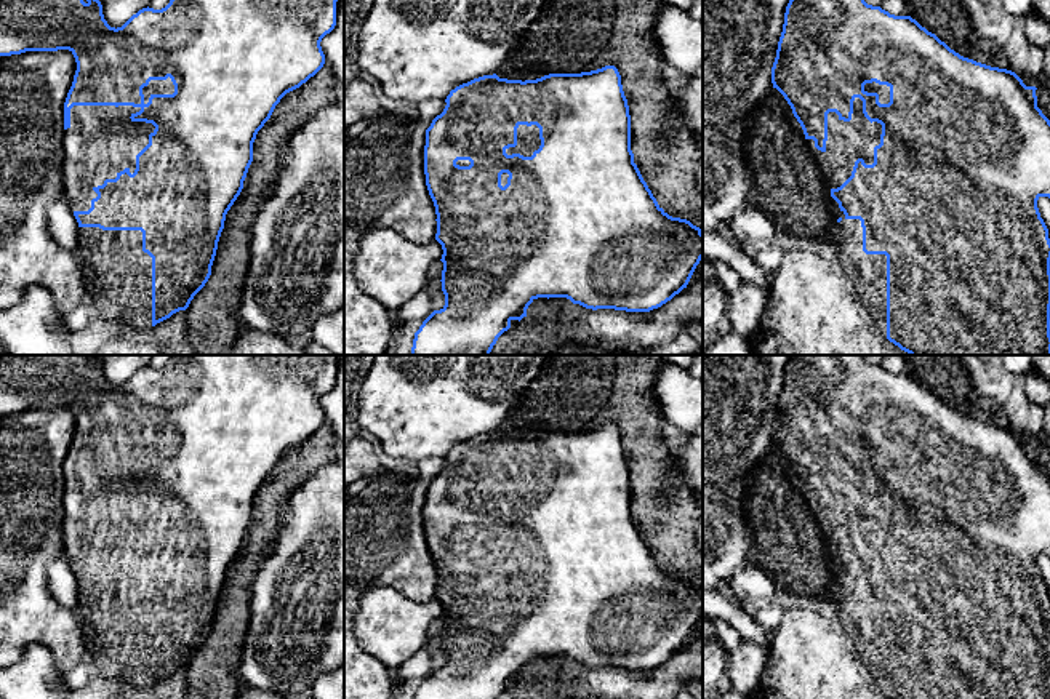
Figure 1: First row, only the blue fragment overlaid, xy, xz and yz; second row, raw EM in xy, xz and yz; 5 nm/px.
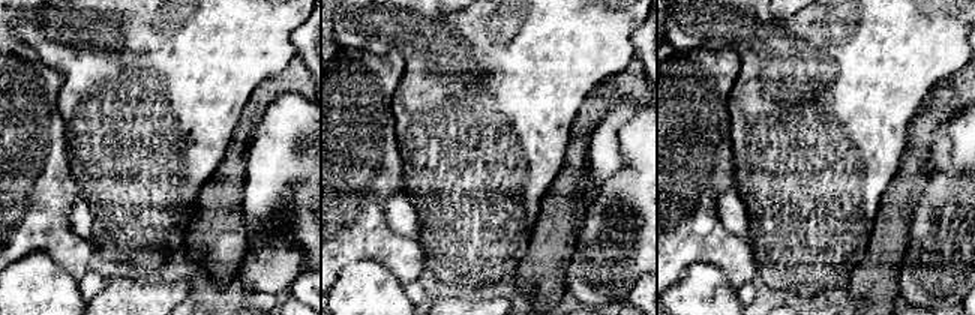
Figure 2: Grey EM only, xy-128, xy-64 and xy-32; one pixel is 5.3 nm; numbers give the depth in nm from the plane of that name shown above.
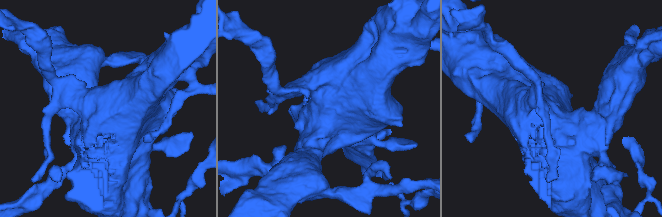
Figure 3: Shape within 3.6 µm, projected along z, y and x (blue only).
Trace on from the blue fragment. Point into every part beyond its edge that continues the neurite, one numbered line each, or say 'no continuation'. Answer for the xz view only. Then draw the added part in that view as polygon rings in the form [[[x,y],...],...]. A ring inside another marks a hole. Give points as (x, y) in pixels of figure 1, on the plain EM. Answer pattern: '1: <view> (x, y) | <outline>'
1: xz (529, 499) | [[[519,483],[517,486],[517,504],[506,507],[507,513],[520,512],[523,515],[531,515],[535,509],[541,504],[539,486],[536,483],[527,485]]]

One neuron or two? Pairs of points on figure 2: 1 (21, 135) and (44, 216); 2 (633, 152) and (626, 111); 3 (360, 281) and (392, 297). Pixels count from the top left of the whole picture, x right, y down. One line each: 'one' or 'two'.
1: one
2: two
3: one

